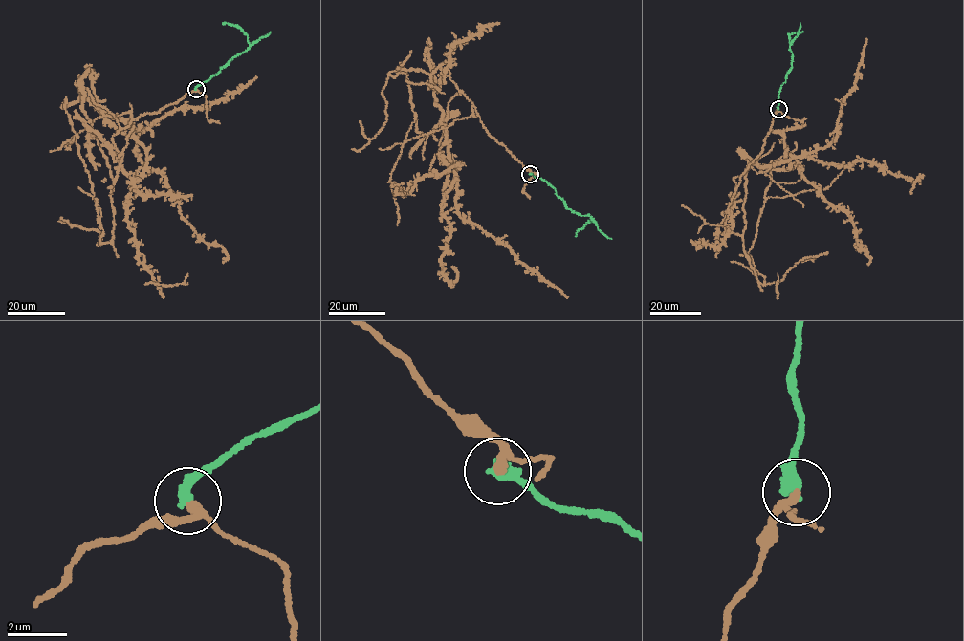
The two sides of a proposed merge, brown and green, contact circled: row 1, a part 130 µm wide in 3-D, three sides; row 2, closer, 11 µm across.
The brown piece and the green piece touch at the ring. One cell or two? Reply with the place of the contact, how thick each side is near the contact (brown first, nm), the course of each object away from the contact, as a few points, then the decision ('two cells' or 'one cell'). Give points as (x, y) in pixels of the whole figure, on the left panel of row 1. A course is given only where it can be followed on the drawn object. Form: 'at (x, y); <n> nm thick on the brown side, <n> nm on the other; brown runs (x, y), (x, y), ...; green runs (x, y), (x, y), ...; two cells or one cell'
at (196, 89); 220 nm thick on the brown side, 360 nm on the other; brown runs (196, 89), (113, 136), (120, 165), (110, 242), (99, 241), (100, 209), (77, 135), (65, 144), (76, 135); green runs (196, 89), (250, 47), (247, 35), (237, 27), (223, 23); two cells

